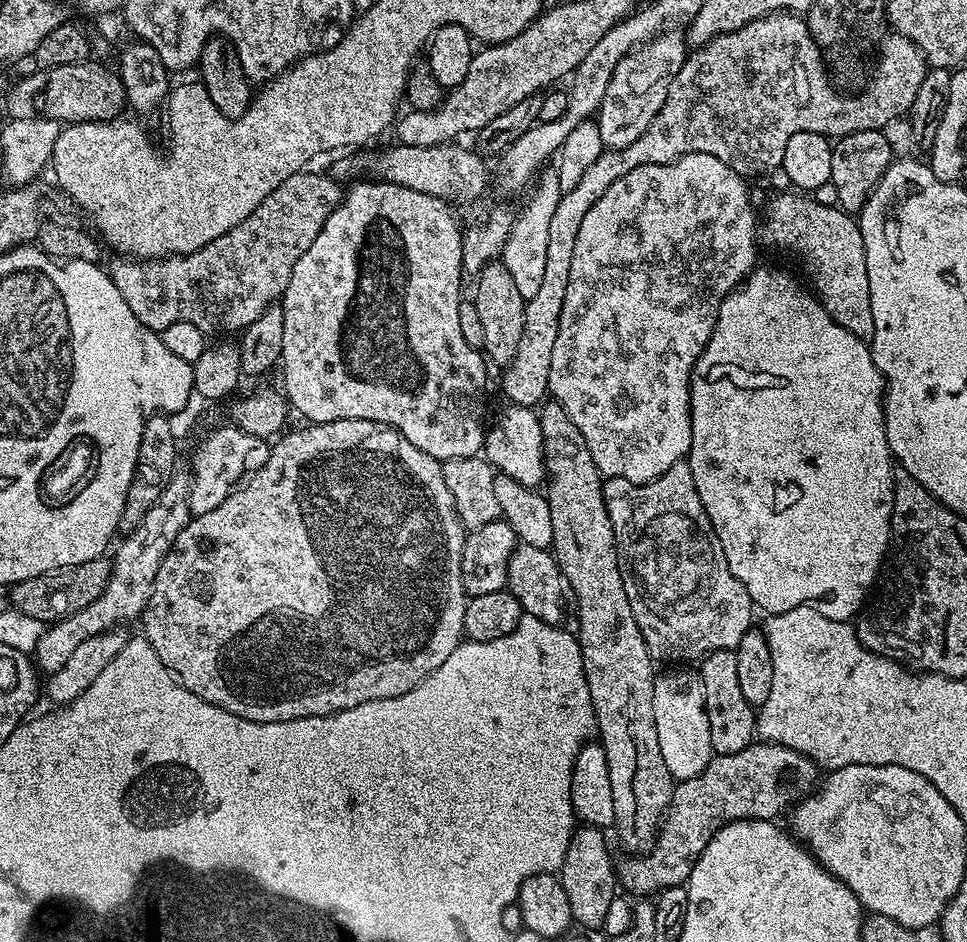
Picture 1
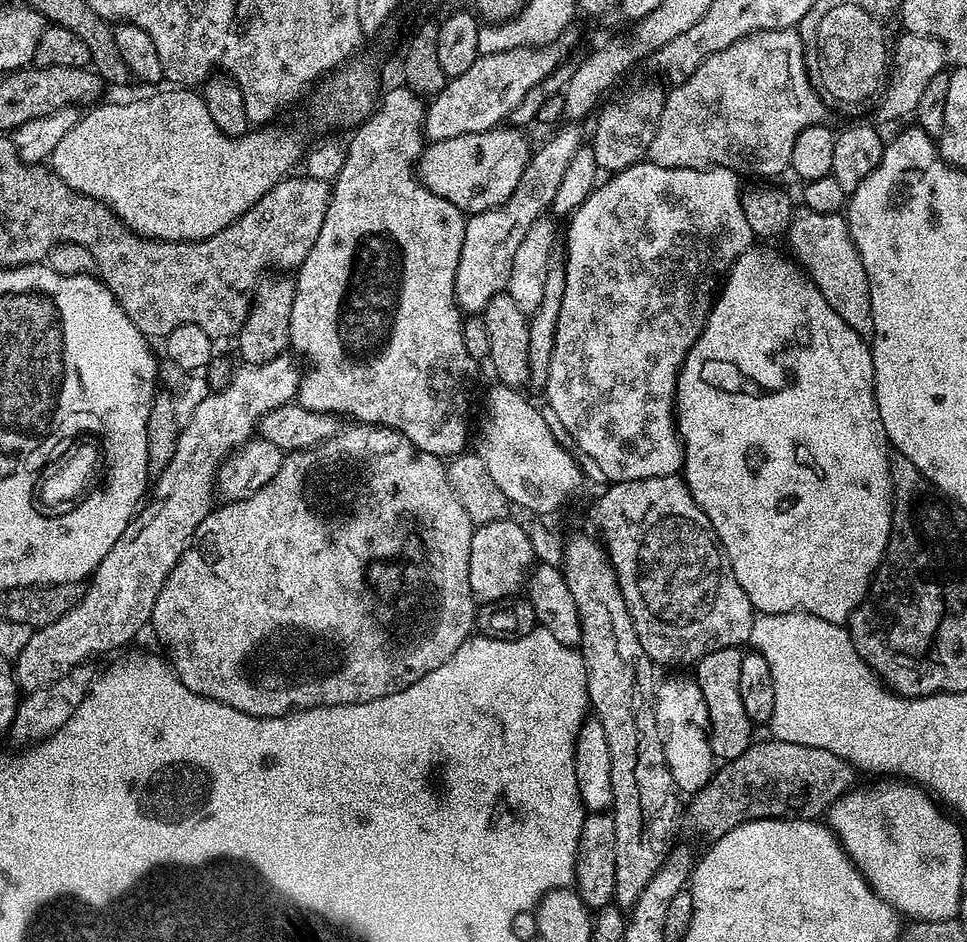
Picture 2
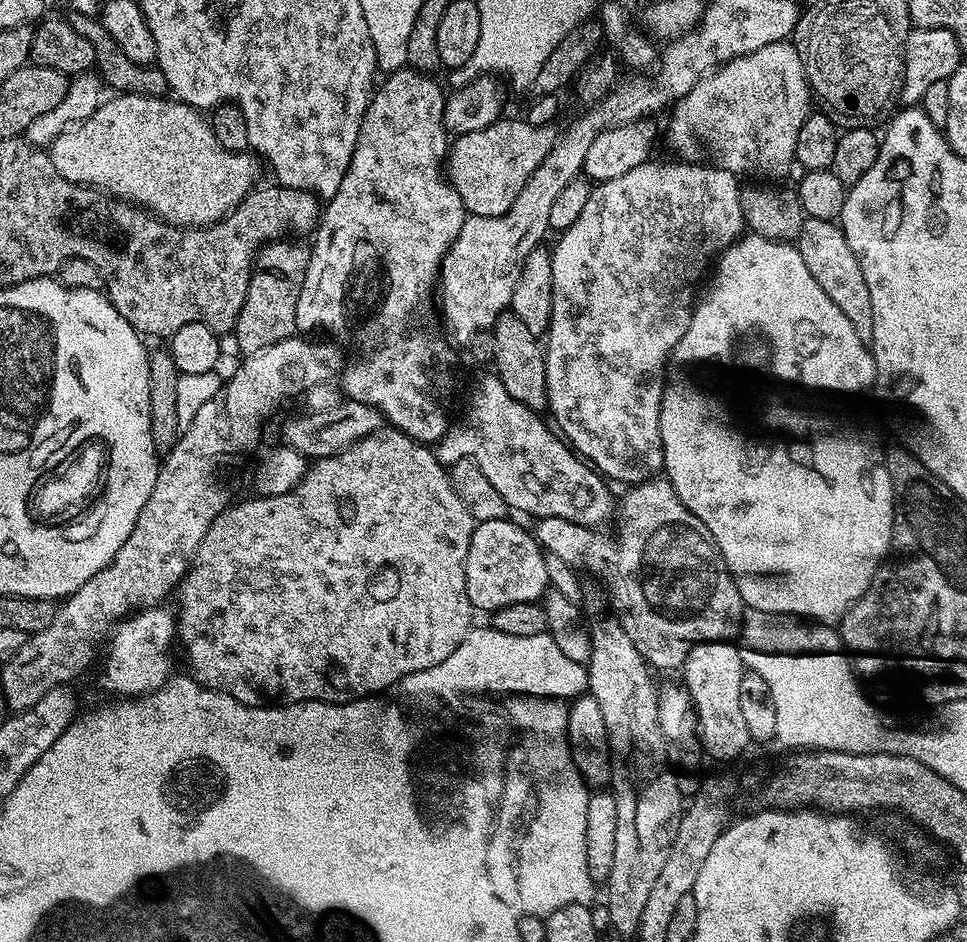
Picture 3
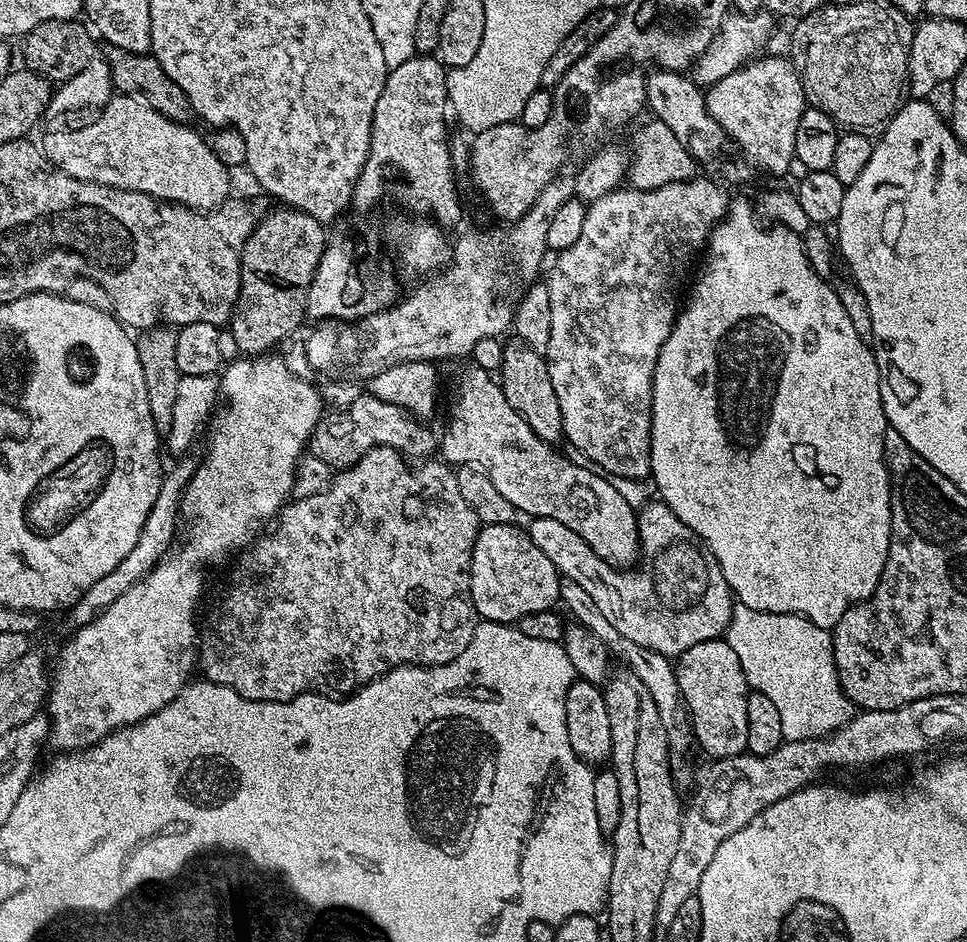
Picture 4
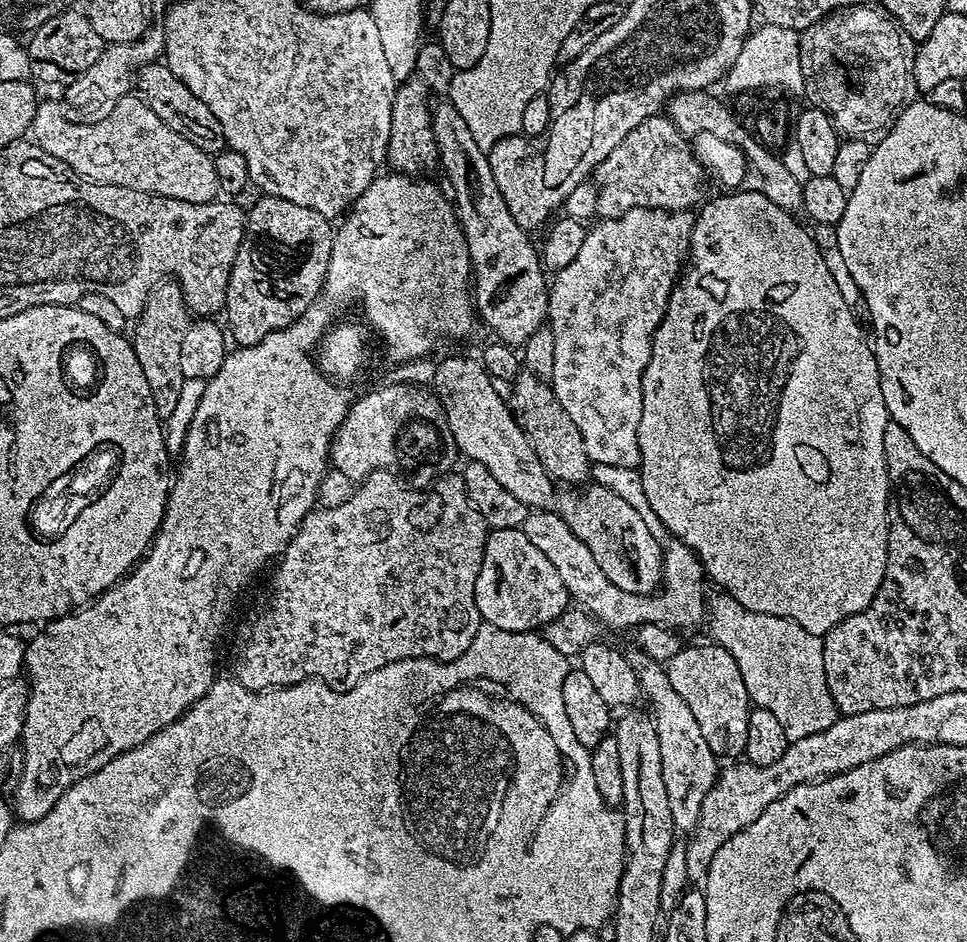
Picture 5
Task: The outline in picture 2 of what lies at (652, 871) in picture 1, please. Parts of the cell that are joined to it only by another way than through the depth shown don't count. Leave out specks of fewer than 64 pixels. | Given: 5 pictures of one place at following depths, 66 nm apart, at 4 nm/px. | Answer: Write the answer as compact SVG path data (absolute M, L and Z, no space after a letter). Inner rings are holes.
M757 739L738 758L721 763L708 784L691 793L688 816L694 831L713 841L747 820L816 820L857 783L857 769L828 750L767 739Z

